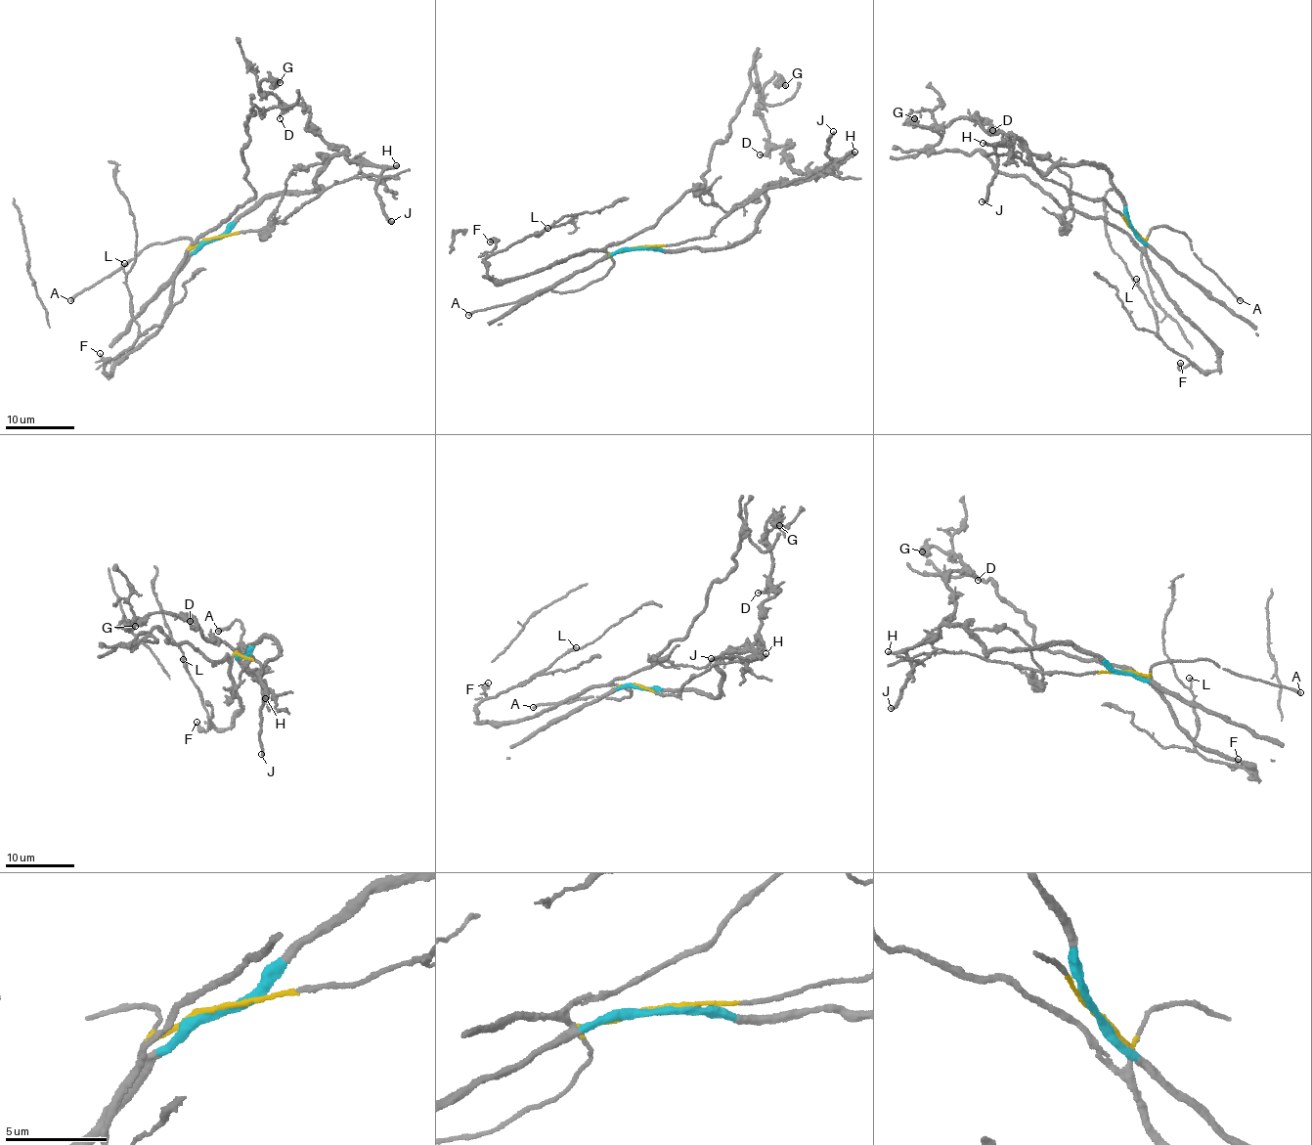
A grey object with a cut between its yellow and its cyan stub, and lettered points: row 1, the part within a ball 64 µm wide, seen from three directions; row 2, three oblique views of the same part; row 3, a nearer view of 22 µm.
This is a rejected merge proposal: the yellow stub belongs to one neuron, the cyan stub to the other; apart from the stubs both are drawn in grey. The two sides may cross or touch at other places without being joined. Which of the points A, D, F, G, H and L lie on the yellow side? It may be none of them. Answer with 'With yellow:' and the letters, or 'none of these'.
With yellow: A, F, L

